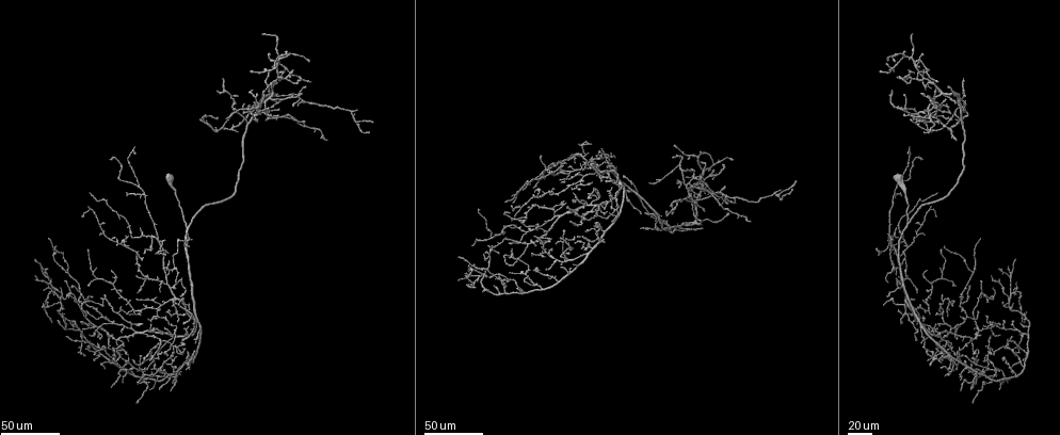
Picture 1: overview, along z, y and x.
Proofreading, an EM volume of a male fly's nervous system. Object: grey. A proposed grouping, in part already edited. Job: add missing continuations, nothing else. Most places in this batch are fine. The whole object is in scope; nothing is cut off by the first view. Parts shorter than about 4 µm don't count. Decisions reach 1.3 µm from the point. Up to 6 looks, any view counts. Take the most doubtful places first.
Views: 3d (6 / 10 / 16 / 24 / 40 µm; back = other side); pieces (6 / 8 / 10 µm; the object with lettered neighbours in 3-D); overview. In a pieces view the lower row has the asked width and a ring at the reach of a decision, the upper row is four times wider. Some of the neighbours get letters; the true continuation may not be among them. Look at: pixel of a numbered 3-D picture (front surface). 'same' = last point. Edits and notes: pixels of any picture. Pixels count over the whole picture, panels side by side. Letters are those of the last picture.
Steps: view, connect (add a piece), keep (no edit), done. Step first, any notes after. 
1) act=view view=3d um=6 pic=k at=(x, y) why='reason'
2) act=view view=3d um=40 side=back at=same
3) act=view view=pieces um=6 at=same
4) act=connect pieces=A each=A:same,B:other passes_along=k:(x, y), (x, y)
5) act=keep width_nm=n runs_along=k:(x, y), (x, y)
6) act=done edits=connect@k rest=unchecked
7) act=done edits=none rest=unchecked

act=view view=3d um=24 pic=1 at=(87, 317)

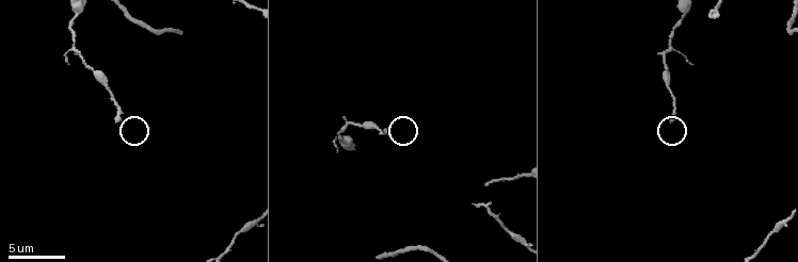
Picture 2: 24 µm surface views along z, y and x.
act=view view=pieces um=6 pic=2 at=(670, 122) why='see the neighbours'

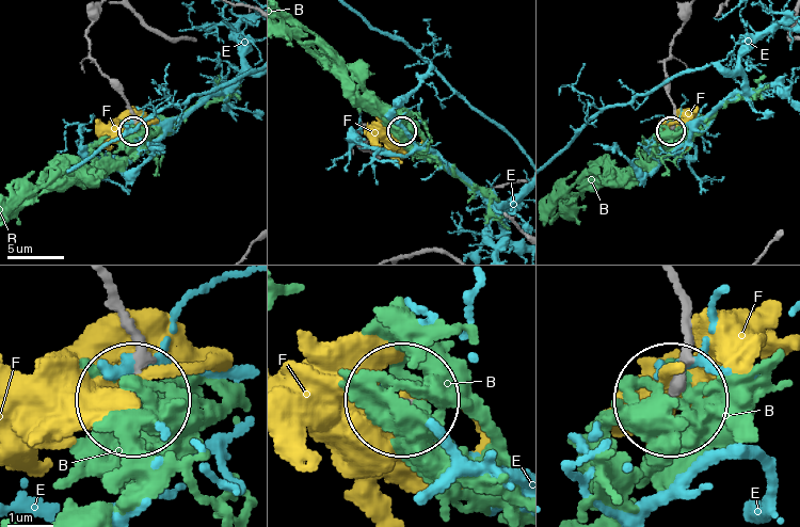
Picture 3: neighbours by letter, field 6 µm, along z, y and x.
act=keep width_nm=280 each=B:other,E:other,F:other runs_along=3:(687, 14), (665, 65), (673, 102), (671, 128) found='none of them fits'

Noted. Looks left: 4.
act=view view=3d um=24 pic=1 at=(992, 289) why='end of a long branch'

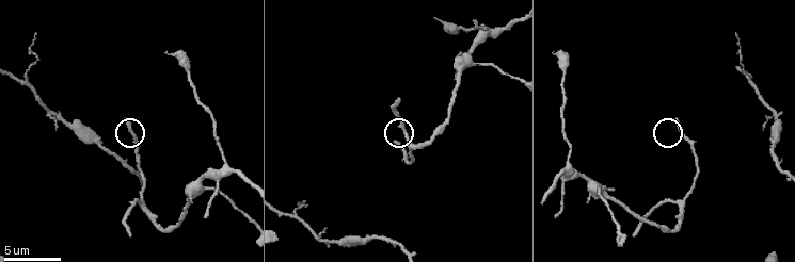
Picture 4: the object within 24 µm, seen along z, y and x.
act=view view=pieces um=6 pic=4 at=(677, 120) why='what lies round it'

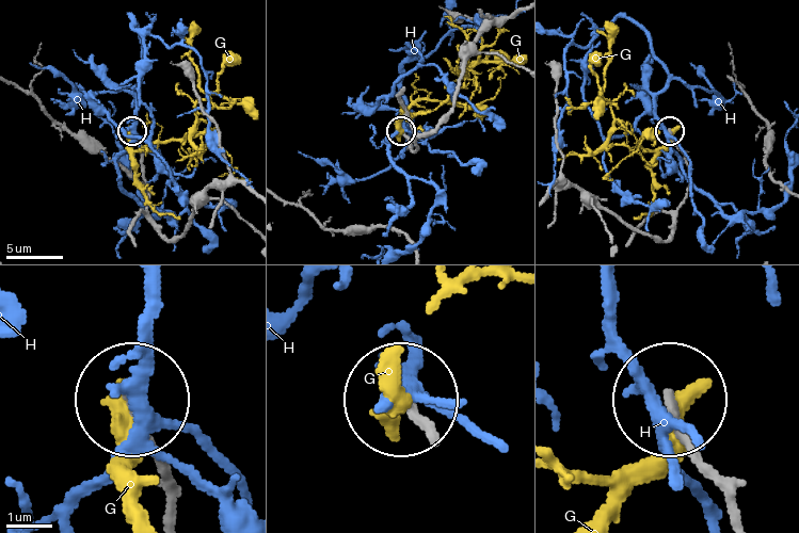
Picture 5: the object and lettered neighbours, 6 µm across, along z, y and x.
act=keep each=G:other,H:other runs_along=5:(736, 514), (671, 403) found='no lettered piece goes on from it'

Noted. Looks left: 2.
act=view view=3d um=40 pic=1 at=(263, 32)

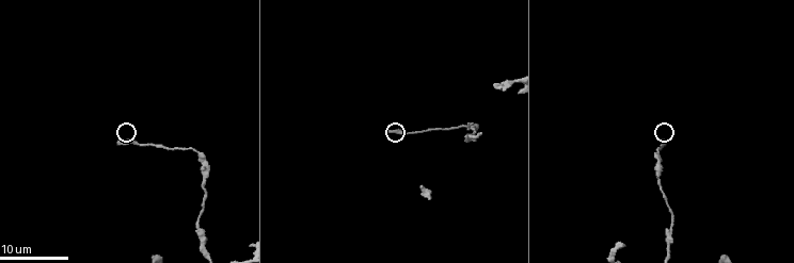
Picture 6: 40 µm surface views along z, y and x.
act=view view=pieces um=10 pic=6 at=(120, 143)

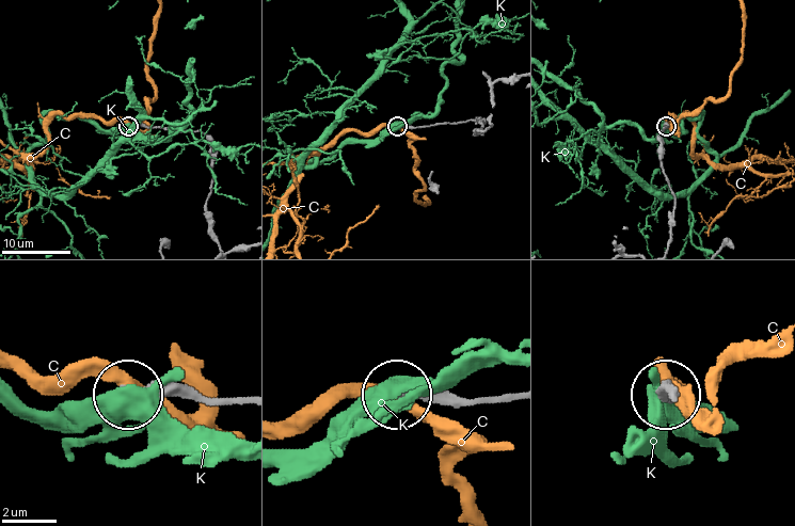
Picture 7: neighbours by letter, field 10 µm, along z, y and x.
act=keep each=C:other,K:other found='no lettered piece goes on from it'

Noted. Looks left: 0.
act=done edits=none rest=unchecked

